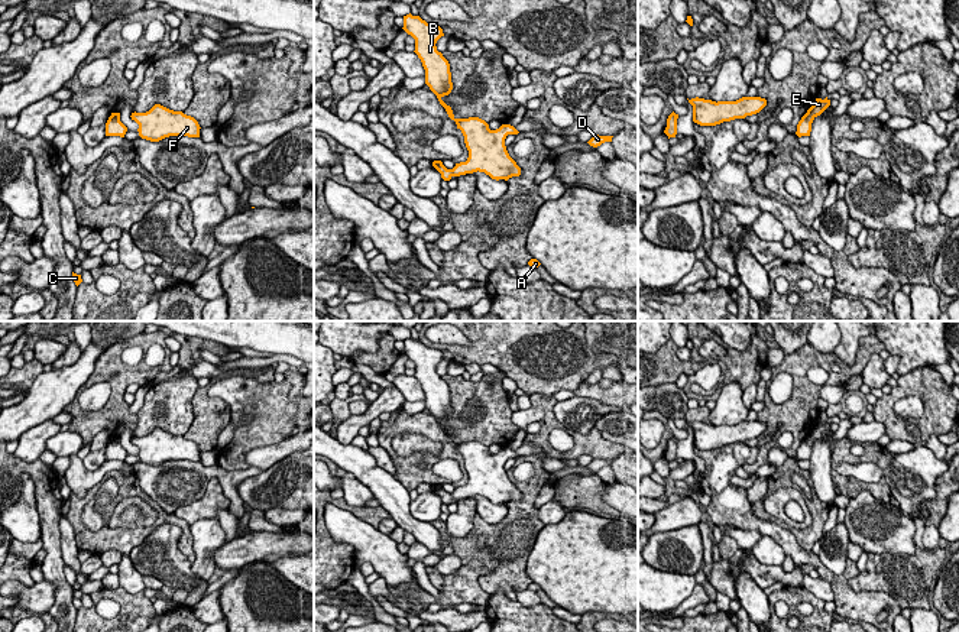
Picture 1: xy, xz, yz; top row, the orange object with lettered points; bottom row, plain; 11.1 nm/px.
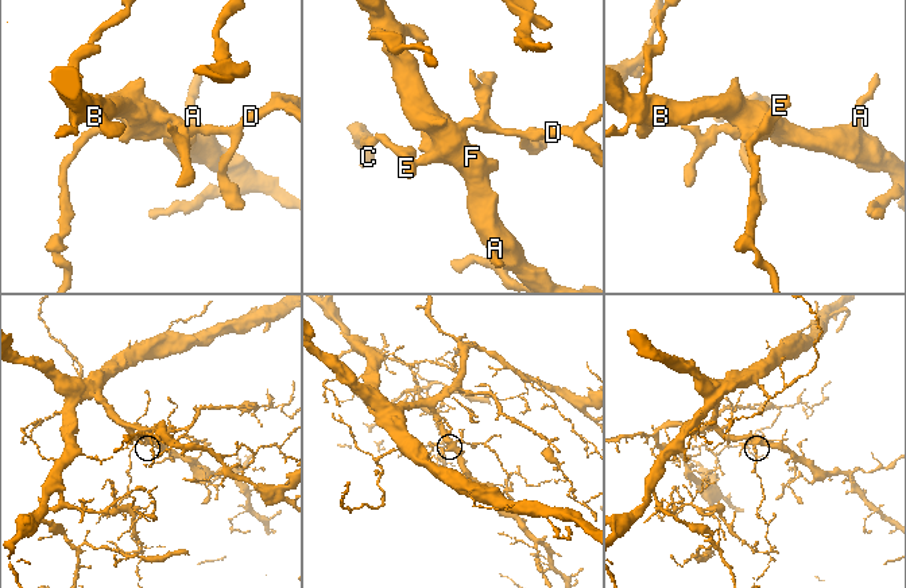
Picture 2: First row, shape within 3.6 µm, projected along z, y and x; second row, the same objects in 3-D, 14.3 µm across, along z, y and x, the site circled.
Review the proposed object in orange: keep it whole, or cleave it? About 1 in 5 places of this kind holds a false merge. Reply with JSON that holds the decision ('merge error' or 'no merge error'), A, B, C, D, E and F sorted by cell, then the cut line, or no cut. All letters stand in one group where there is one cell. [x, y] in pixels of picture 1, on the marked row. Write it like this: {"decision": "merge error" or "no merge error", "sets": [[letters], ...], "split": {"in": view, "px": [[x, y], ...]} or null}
{"decision": "no merge error", "sets": [["A", "B", "C", "D", "E", "F"]], "split": null}

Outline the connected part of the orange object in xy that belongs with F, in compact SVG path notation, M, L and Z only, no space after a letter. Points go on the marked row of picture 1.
M155 104L146 113L135 111L130 117L139 124L139 136L150 142L159 142L169 136L200 137L201 127L194 117L161 104Z

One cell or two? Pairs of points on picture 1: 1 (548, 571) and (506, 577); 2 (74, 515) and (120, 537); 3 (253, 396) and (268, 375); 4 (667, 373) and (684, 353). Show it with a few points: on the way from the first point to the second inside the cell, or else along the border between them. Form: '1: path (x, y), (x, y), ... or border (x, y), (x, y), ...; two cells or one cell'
1: border (535, 541), (527, 561), (527, 574), (533, 582); two cells
2: path (78, 528), (88, 538), (107, 538); one cell
3: border (274, 379), (263, 383); two cells
4: border (677, 347), (677, 356), (683, 360), (690, 360); two cells

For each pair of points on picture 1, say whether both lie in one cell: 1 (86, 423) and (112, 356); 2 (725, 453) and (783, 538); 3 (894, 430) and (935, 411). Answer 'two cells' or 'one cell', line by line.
1: one cell
2: one cell
3: one cell

